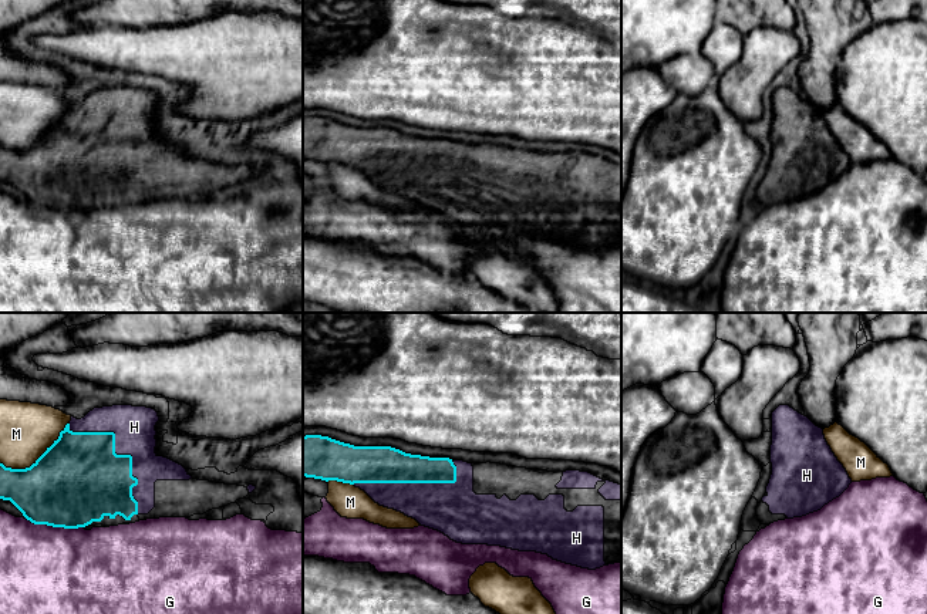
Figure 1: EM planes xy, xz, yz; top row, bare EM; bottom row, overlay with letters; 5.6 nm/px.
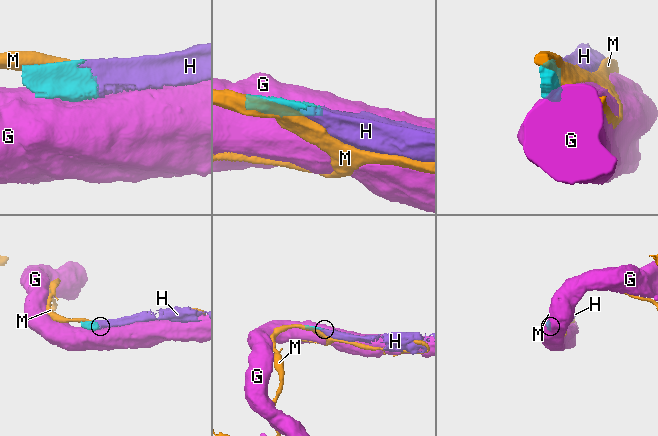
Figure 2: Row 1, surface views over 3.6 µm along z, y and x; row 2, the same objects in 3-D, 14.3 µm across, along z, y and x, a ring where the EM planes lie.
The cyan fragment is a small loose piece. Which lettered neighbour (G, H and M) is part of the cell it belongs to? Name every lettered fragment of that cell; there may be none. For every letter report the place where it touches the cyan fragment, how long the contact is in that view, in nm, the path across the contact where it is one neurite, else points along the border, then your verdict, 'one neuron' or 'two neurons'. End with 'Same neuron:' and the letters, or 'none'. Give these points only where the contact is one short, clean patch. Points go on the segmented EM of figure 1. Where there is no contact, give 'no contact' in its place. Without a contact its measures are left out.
G: meets cyan in xy at (54, 526); contact 340 nm long; two neurons
H: meets cyan in xy at (118, 455); contact 650 nm long; one neuron
M: meets cyan in xy at (37, 459); contact 460 nm long; two neurons
Same neuron: H

